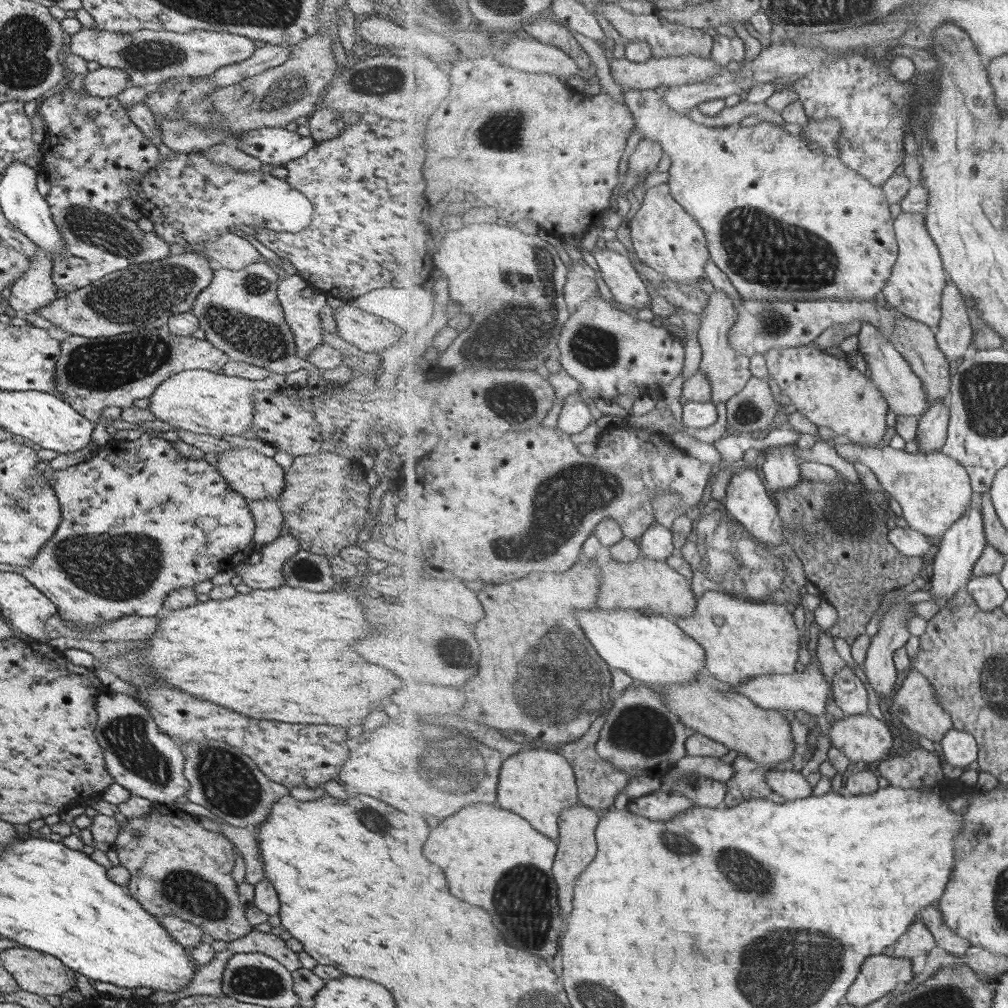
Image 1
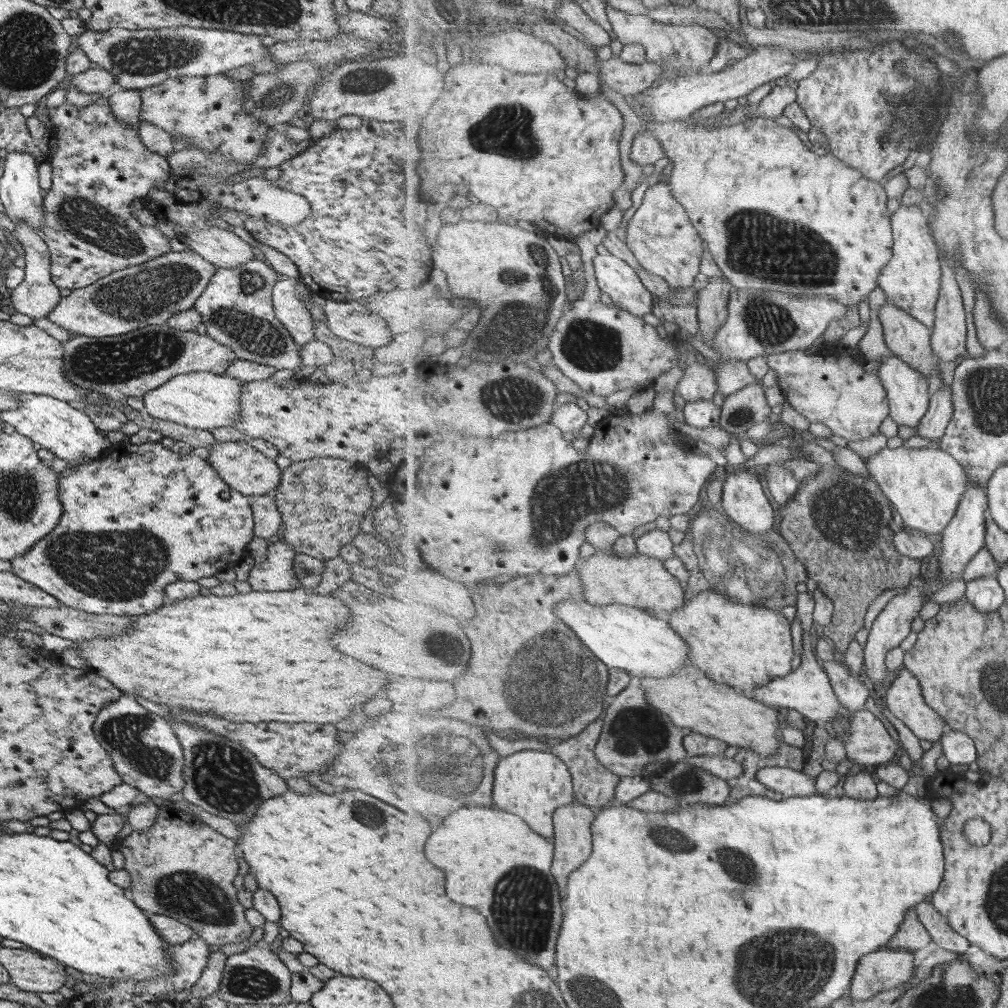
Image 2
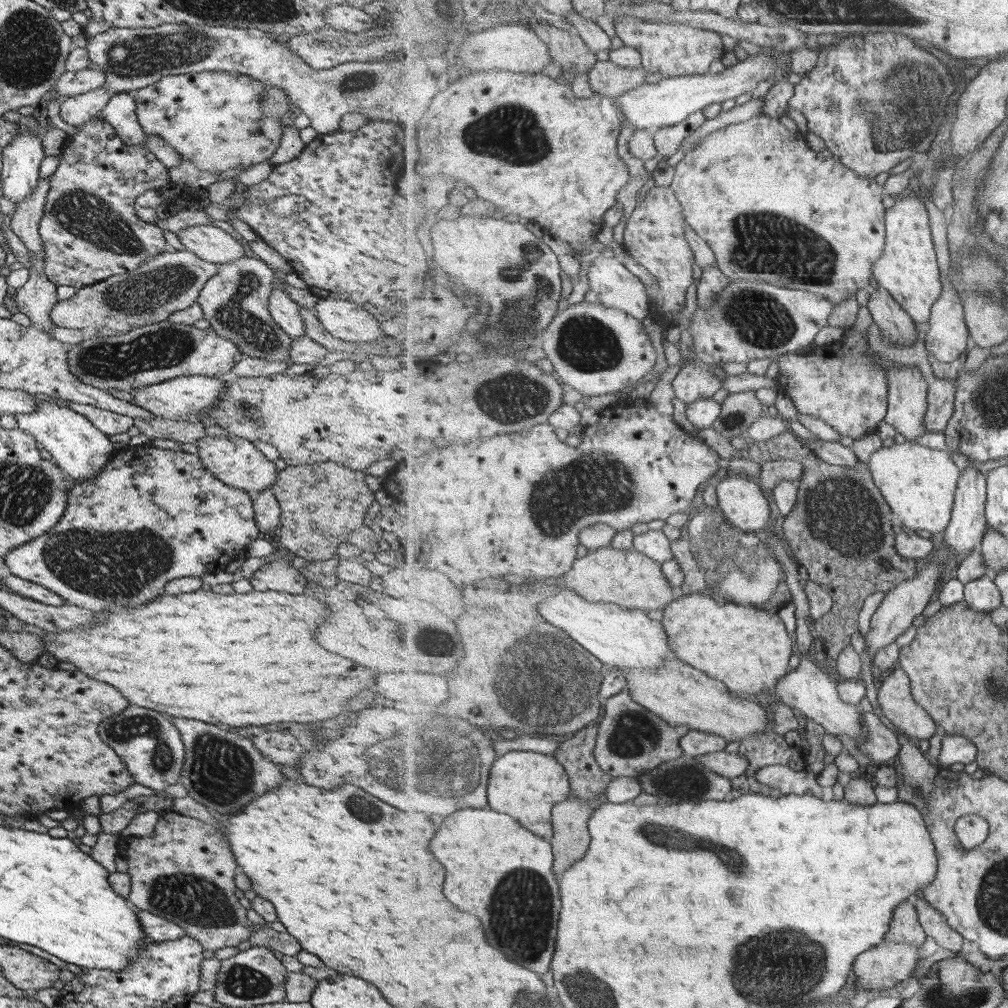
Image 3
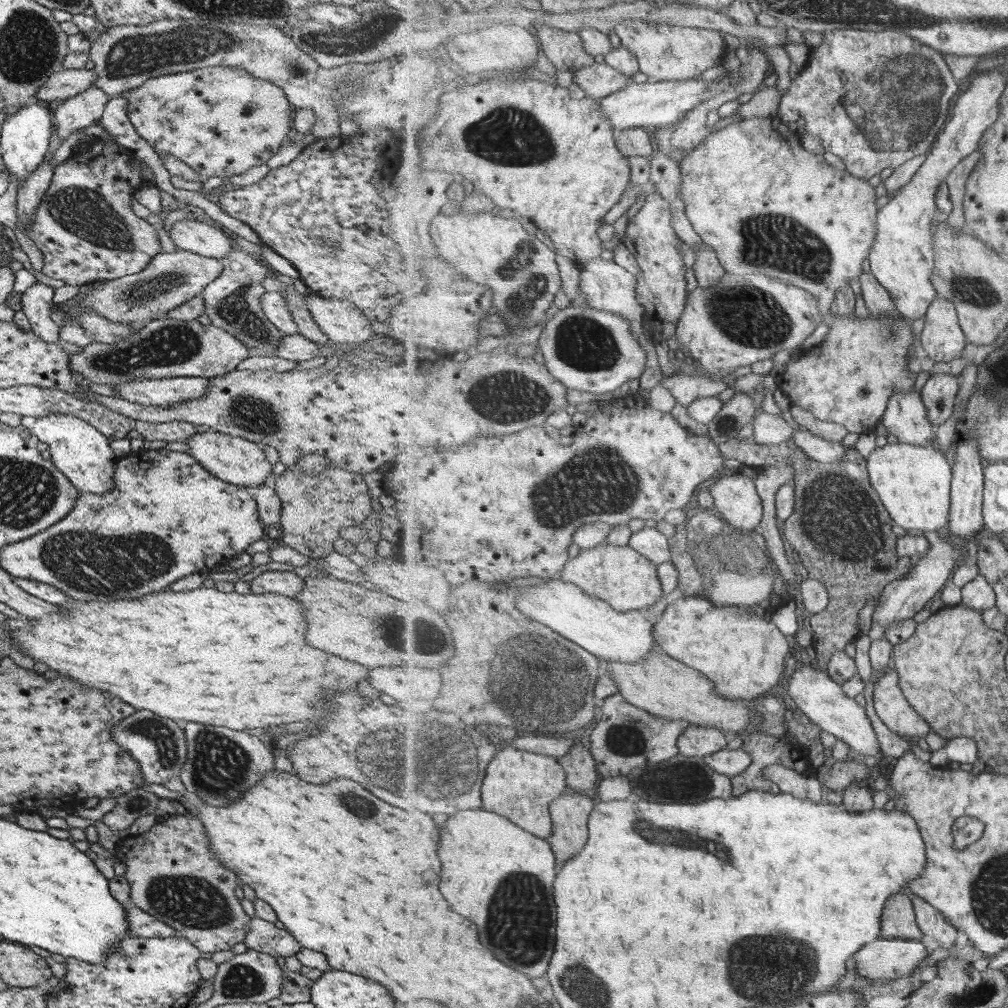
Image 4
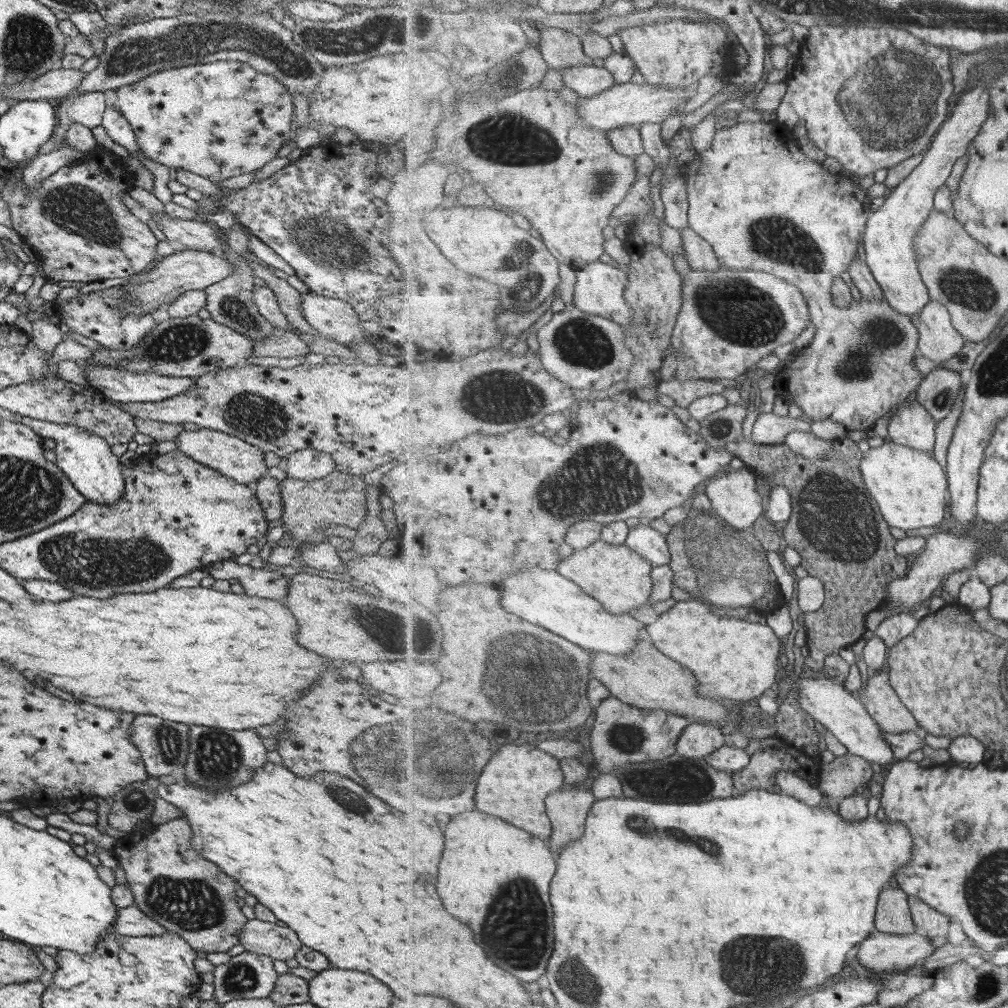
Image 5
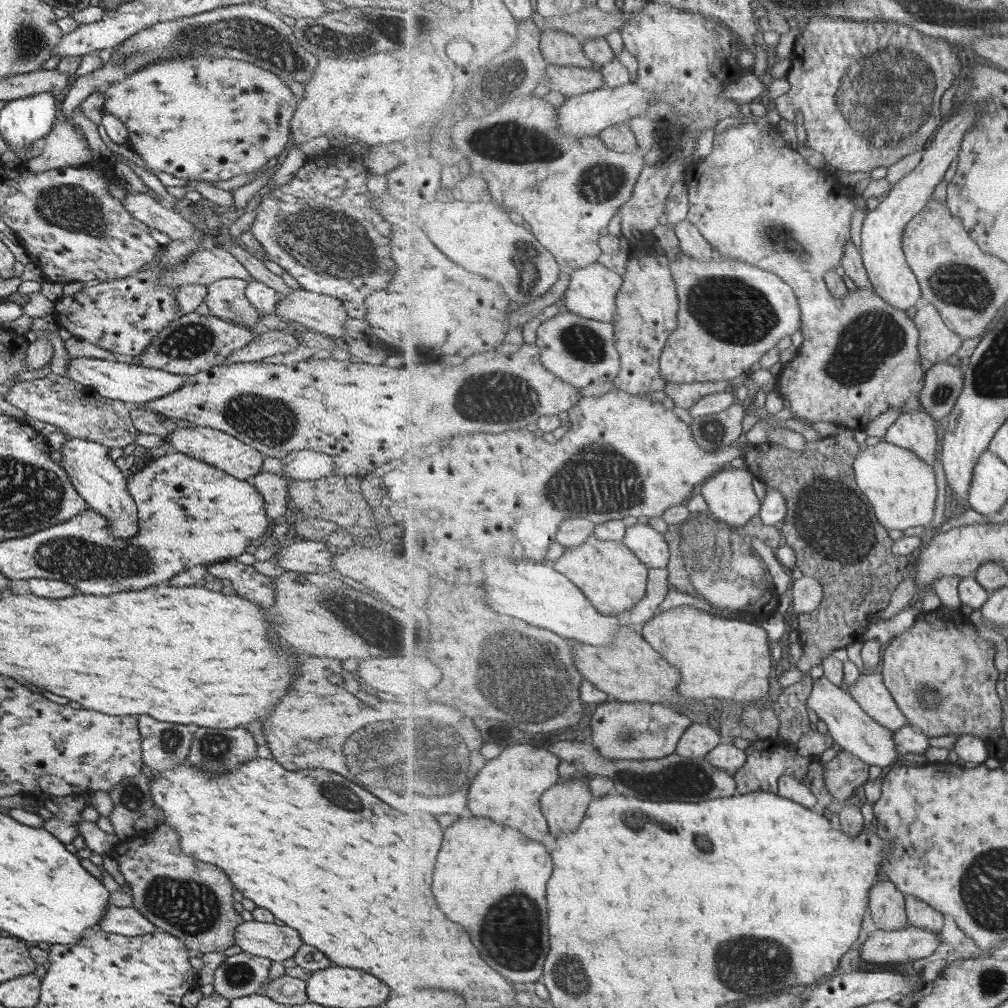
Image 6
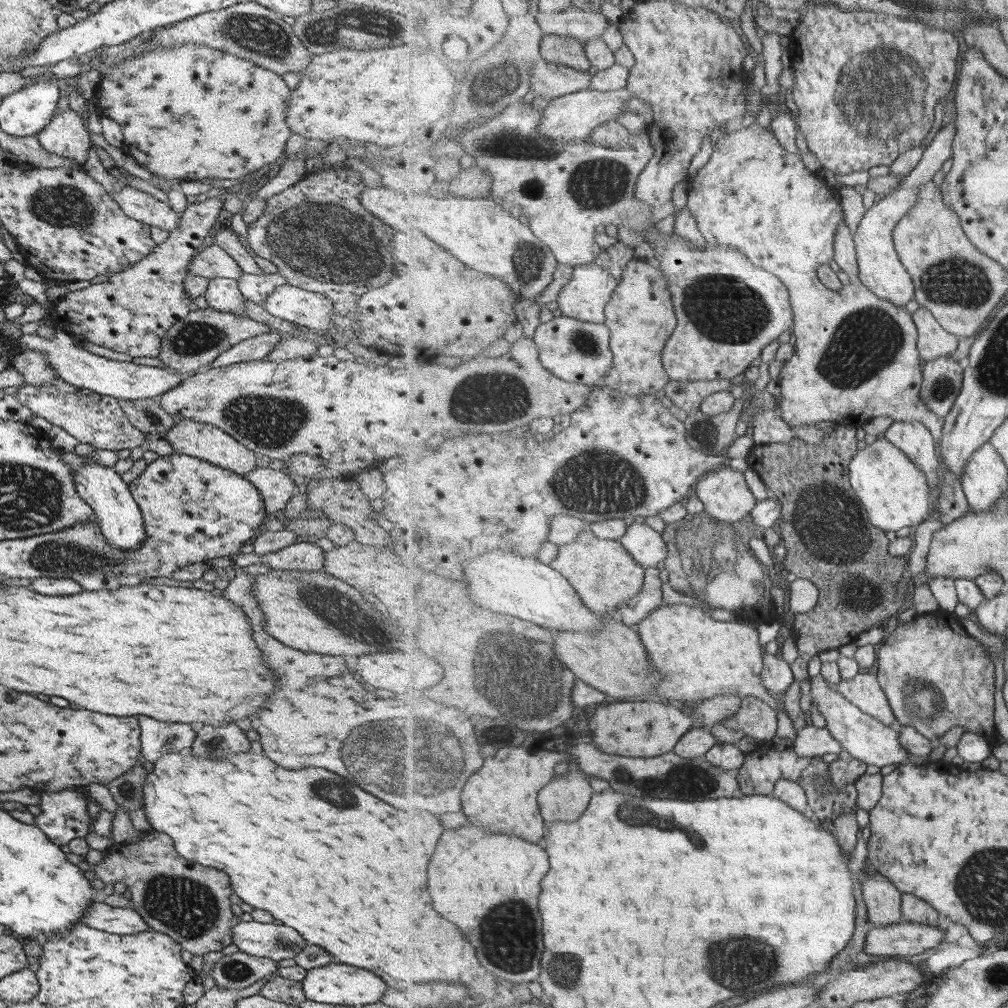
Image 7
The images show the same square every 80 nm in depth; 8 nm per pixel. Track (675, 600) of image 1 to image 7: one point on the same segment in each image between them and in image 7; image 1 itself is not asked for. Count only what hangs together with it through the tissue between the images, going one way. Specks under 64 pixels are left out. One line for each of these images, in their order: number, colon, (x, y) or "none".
2: (640, 581)
3: (629, 578)
4: (627, 580)
5: (621, 579)
6: (612, 576)
7: (606, 575)

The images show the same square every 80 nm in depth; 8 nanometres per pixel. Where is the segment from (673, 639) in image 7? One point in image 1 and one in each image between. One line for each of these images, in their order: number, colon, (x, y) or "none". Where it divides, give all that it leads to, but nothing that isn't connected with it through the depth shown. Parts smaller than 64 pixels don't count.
1: (743, 638)
2: (745, 646)
3: (747, 647)
4: (744, 658)
5: (734, 659)
6: (718, 658)

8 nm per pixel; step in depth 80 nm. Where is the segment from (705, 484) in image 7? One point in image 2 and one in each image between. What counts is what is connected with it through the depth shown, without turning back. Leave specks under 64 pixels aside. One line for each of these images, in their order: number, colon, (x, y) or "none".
2: (743, 498)
3: (742, 500)
4: (735, 495)
5: (734, 493)
6: (730, 495)

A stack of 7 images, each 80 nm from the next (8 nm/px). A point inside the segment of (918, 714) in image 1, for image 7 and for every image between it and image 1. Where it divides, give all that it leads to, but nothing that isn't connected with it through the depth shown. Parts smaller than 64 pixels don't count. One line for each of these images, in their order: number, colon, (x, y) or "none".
2: (905, 699)
3: (899, 707)
4: (889, 699)
5: (883, 702)
6: (872, 693)
7: (865, 690)

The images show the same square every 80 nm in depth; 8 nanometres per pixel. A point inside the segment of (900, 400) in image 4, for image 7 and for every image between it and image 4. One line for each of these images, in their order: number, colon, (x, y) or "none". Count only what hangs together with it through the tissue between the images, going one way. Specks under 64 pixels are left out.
5: (912, 425)
6: (915, 431)
7: (916, 439)

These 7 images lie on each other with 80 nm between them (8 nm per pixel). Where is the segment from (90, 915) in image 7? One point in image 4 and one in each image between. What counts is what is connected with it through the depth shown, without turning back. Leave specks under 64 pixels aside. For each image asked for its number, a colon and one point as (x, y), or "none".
4: (140, 924)
5: (130, 921)
6: (127, 921)

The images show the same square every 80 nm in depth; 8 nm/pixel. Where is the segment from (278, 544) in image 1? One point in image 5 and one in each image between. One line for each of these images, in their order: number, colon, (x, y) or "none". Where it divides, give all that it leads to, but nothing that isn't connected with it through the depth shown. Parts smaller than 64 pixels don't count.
2: (274, 573)
3: (278, 575)
4: (283, 582)
5: (256, 582)

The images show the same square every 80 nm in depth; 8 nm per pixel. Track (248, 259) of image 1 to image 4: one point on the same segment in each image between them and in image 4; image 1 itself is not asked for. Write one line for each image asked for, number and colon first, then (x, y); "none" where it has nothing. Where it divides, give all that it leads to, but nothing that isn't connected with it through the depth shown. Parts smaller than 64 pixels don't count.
2: (223, 249)
3: (209, 243)
4: (210, 241)

